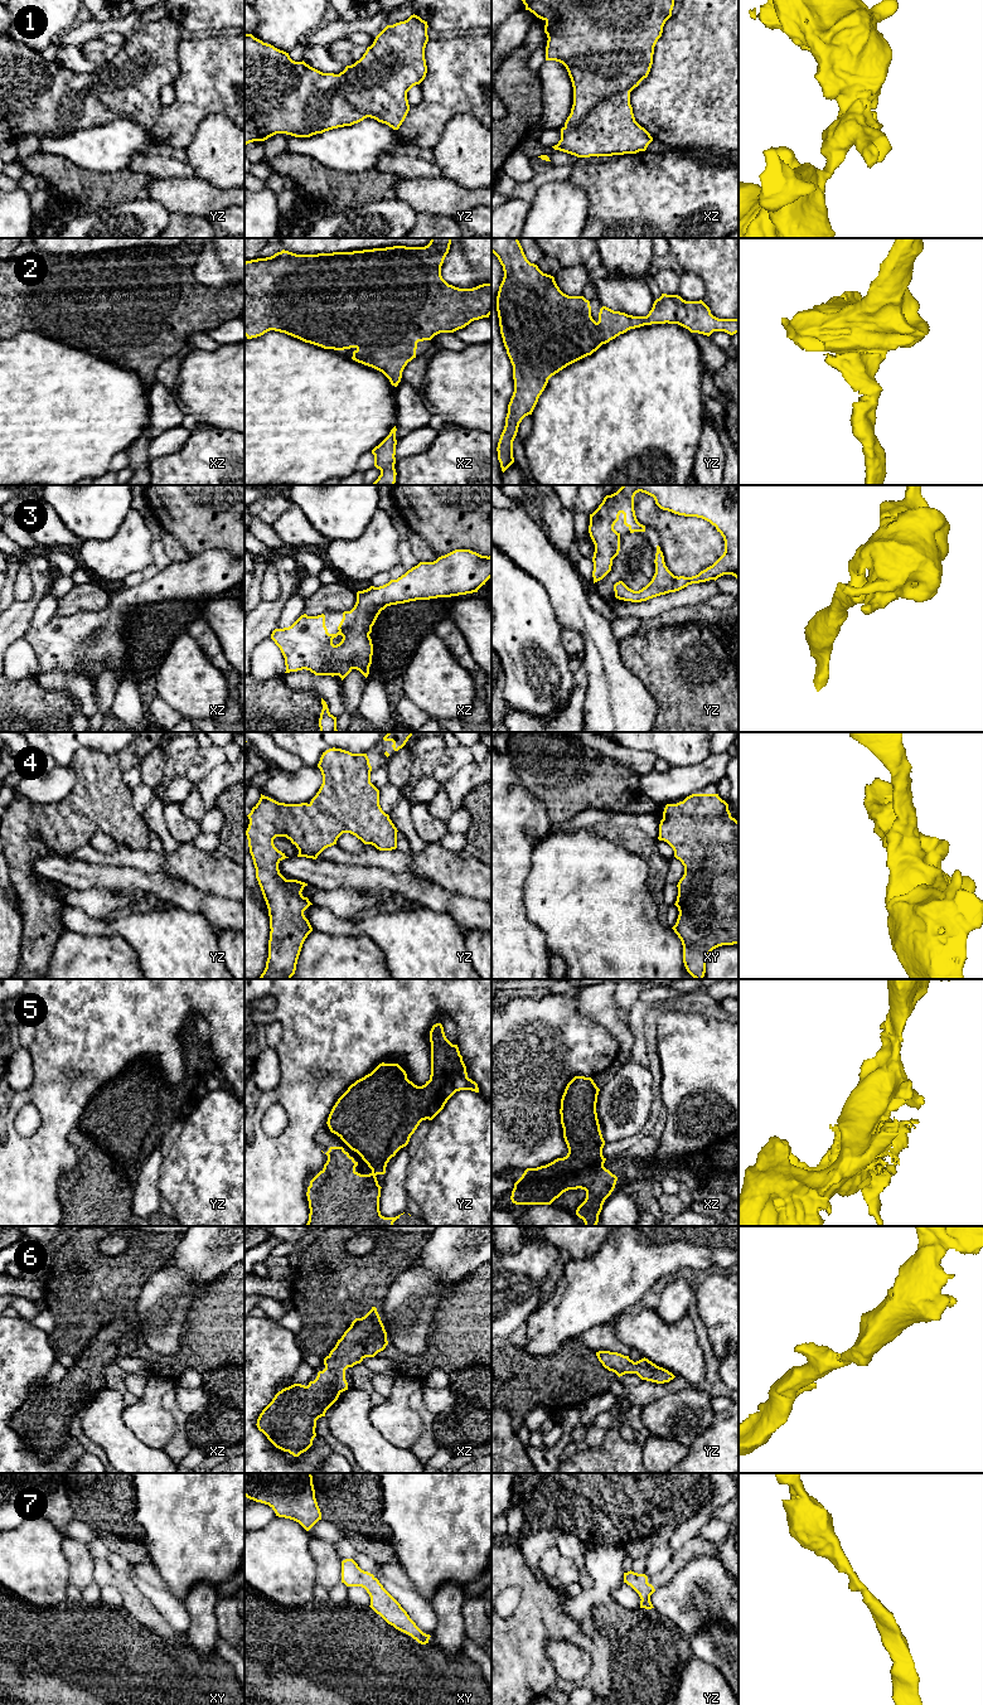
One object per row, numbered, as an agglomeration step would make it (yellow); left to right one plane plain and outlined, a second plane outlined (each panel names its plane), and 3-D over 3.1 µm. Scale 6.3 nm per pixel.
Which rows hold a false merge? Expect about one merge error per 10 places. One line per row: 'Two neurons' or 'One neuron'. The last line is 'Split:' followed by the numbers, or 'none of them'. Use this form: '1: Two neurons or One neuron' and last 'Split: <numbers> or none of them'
1: One neuron
2: One neuron
3: One neuron
4: One neuron
5: One neuron
6: One neuron
7: One neuron
Split: none of them

